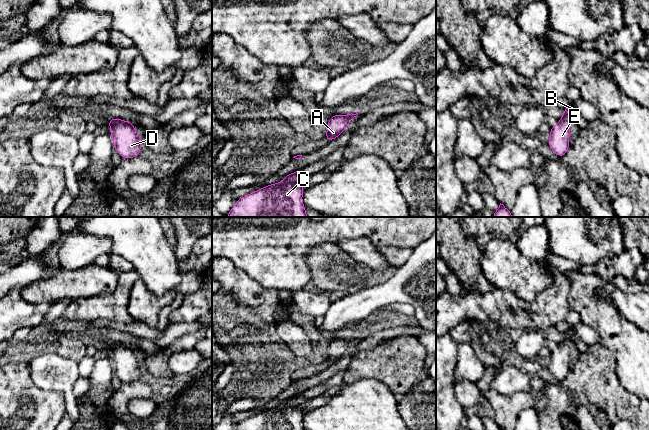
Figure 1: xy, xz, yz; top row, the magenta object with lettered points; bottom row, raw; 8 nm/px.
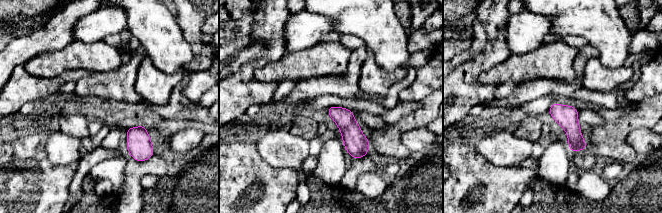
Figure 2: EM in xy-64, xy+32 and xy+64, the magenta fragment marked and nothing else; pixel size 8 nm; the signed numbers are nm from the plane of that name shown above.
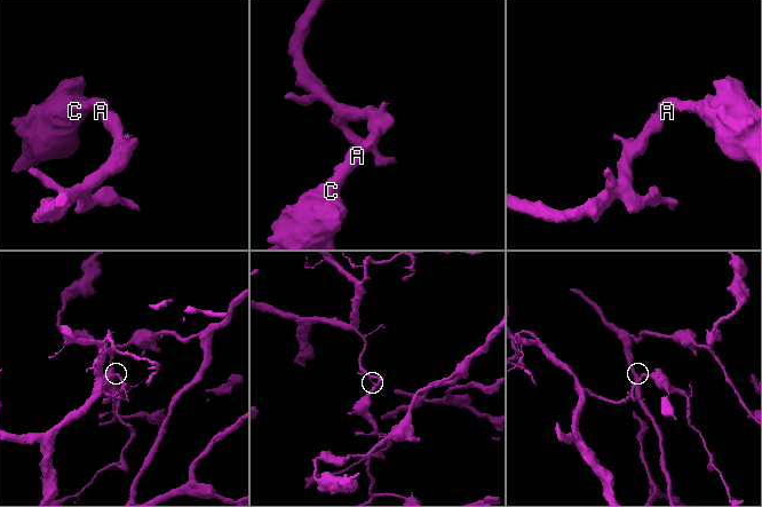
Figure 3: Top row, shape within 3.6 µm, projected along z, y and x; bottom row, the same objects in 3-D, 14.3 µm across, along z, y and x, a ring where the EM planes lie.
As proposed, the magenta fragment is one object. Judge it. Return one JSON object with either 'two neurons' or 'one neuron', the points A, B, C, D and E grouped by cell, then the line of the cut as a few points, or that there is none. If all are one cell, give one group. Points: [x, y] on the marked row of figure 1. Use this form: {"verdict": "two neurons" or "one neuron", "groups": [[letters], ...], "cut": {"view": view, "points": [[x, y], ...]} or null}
{"verdict": "one neuron", "groups": [["A", "B", "C", "D", "E"]], "cut": null}

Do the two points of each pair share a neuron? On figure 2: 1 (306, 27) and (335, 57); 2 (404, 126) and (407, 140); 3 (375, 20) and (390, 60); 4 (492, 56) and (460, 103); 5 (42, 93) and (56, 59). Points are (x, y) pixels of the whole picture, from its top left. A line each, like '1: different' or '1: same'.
1: different
2: different
3: same
4: same
5: different

